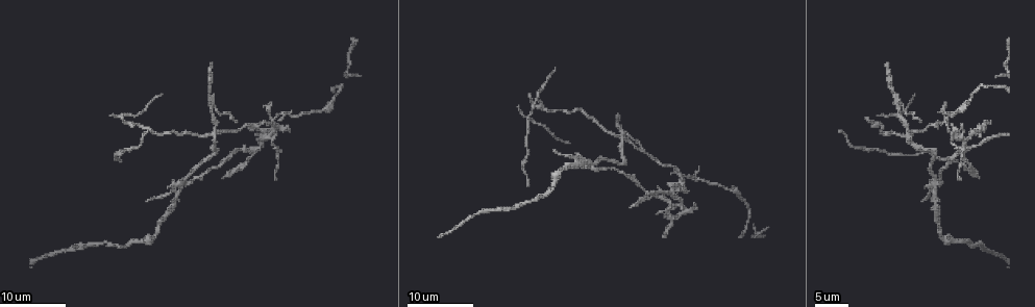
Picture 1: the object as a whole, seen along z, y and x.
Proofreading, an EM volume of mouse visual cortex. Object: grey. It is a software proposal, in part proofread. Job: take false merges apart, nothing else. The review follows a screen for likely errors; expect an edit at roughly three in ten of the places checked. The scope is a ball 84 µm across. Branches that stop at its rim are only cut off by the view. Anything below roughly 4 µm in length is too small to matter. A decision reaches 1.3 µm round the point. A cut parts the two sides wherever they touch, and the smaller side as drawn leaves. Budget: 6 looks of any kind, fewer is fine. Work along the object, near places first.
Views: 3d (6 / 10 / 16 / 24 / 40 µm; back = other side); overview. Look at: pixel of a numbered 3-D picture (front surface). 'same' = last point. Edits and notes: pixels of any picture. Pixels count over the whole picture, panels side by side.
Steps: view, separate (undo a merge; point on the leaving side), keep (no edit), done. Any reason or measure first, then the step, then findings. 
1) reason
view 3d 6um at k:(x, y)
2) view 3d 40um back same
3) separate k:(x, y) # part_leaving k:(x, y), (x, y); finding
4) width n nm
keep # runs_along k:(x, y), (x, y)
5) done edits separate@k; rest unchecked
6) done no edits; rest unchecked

view 3d 24um at 1:(936, 178)

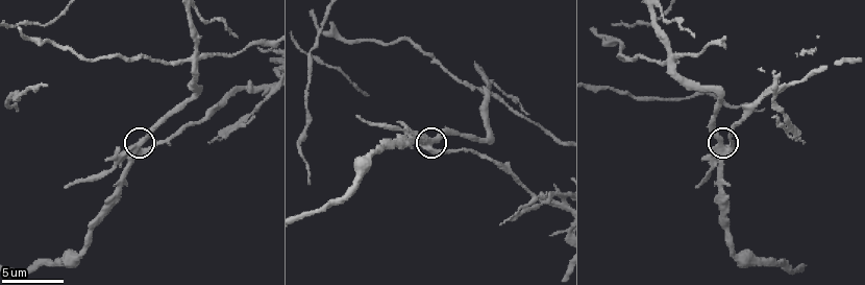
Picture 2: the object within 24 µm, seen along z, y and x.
view 3d 6um at 2:(136, 147)

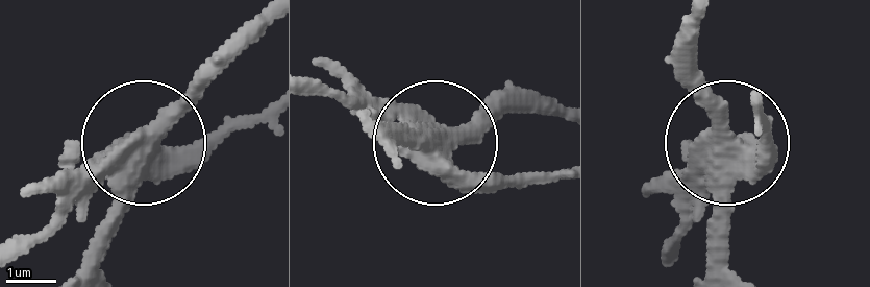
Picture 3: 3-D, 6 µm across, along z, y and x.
separate 3:(83, 202) # part_leaving 3:(141, 150), (198, 150), (260, 125); a second neuron is stuck on

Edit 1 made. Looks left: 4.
view overview

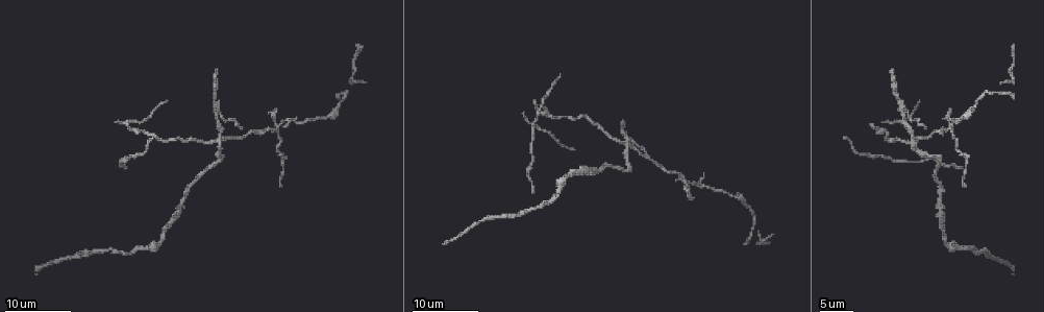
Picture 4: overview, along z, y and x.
view 3d 16um at 4:(908, 113)

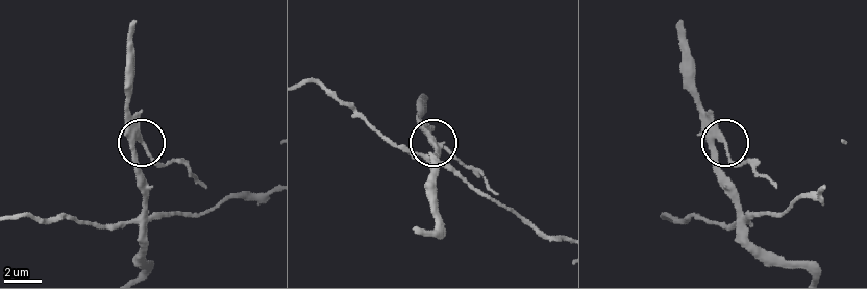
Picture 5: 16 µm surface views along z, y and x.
view 3d 10um at 5:(722, 140)

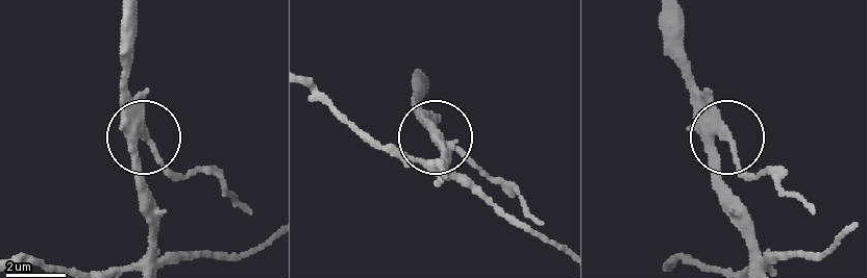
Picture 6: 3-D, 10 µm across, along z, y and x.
width 220 nm
separate 6:(158, 155) # part_leaving 6:(710, 118), (754, 175), (772, 178), (812, 210); two neurons meet here

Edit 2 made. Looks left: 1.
four or more arms meet
view 3d 10um at 2:(669, 57)

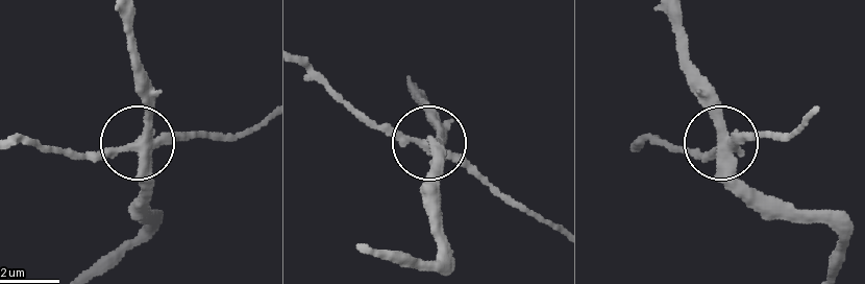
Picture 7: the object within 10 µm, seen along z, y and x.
arms 4
separate 7:(183, 140) # part_leaving 7:(151, 145), (223, 138), (261, 120); a second neuron is stuck on

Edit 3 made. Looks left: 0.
done edits separate@3, separate@6, separate@7; rest unchecked

